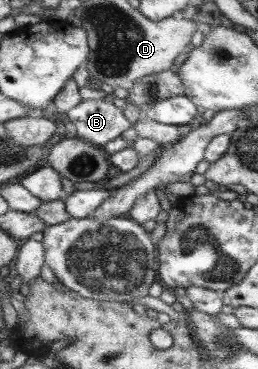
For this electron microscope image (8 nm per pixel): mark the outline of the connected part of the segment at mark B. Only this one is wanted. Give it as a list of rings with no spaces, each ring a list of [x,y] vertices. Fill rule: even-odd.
[[[104,98],[81,100],[65,116],[75,125],[77,139],[99,148],[131,126]]]

